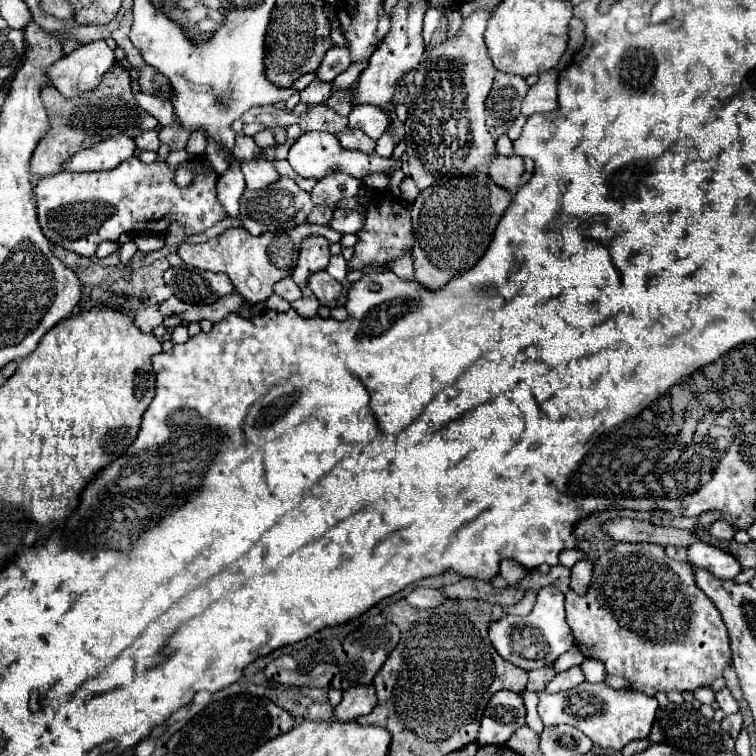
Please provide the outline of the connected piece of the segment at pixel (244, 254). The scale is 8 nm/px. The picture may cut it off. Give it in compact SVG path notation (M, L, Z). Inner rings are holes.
M305 222L291 230L288 234L263 234L263 236L251 236L245 228L231 228L223 232L217 238L211 238L203 244L181 244L177 254L181 260L189 266L201 268L201 270L211 270L211 272L223 272L231 278L235 284L235 290L249 302L265 302L273 294L273 284L279 282L281 278L291 276L301 242L310 235L325 236L331 244L339 242L343 234L331 230L329 226L316 225Z

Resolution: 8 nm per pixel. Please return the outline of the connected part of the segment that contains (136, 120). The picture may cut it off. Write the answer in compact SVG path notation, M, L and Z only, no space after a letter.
M117 64L109 68L109 72L105 72L105 76L101 78L101 84L95 90L83 92L75 100L65 100L51 84L41 88L41 98L43 98L43 106L47 110L51 128L33 150L33 156L31 156L33 176L53 176L61 172L63 160L69 160L79 150L91 148L93 144L109 136L125 132L135 138L143 130L153 130L159 126L159 122L149 112L139 108L139 104L135 102L135 94L129 86L129 74Z

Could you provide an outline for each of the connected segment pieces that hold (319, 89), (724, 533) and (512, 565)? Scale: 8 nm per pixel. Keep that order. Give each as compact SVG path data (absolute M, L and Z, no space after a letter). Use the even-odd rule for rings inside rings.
M313 80L305 90L303 90L303 100L309 104L323 104L331 96L331 86L333 82L323 82L323 80Z
M717 520L715 524L711 524L709 532L711 532L711 536L721 538L721 540L733 540L733 536L735 536L735 528L731 524L727 524L725 520Z
M503 560L503 562L501 562L501 576L503 576L509 584L521 582L527 574L529 574L529 570L523 568L521 564L513 562L513 560Z

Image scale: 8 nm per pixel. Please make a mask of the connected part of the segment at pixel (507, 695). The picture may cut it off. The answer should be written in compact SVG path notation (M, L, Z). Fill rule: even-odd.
M511 690L497 692L487 708L487 714L481 722L477 742L480 746L503 746L517 728L525 726L527 710L523 696Z

